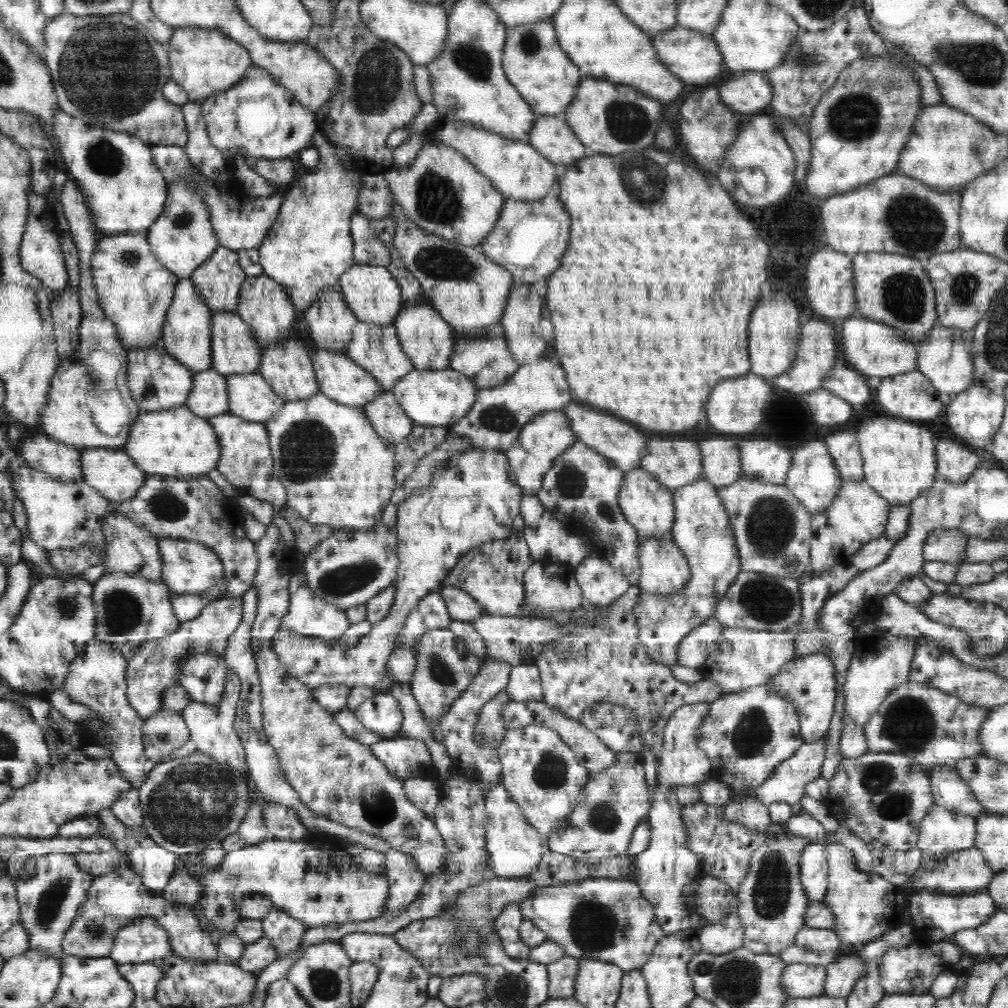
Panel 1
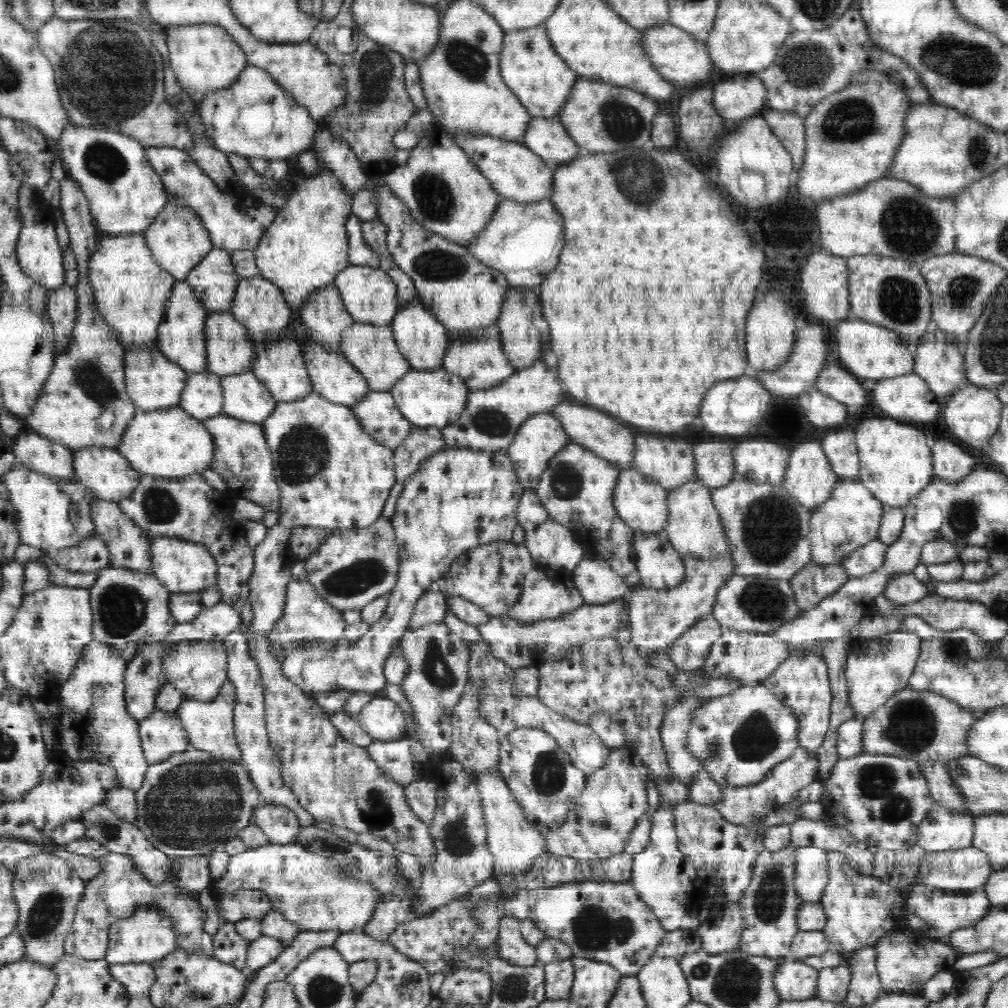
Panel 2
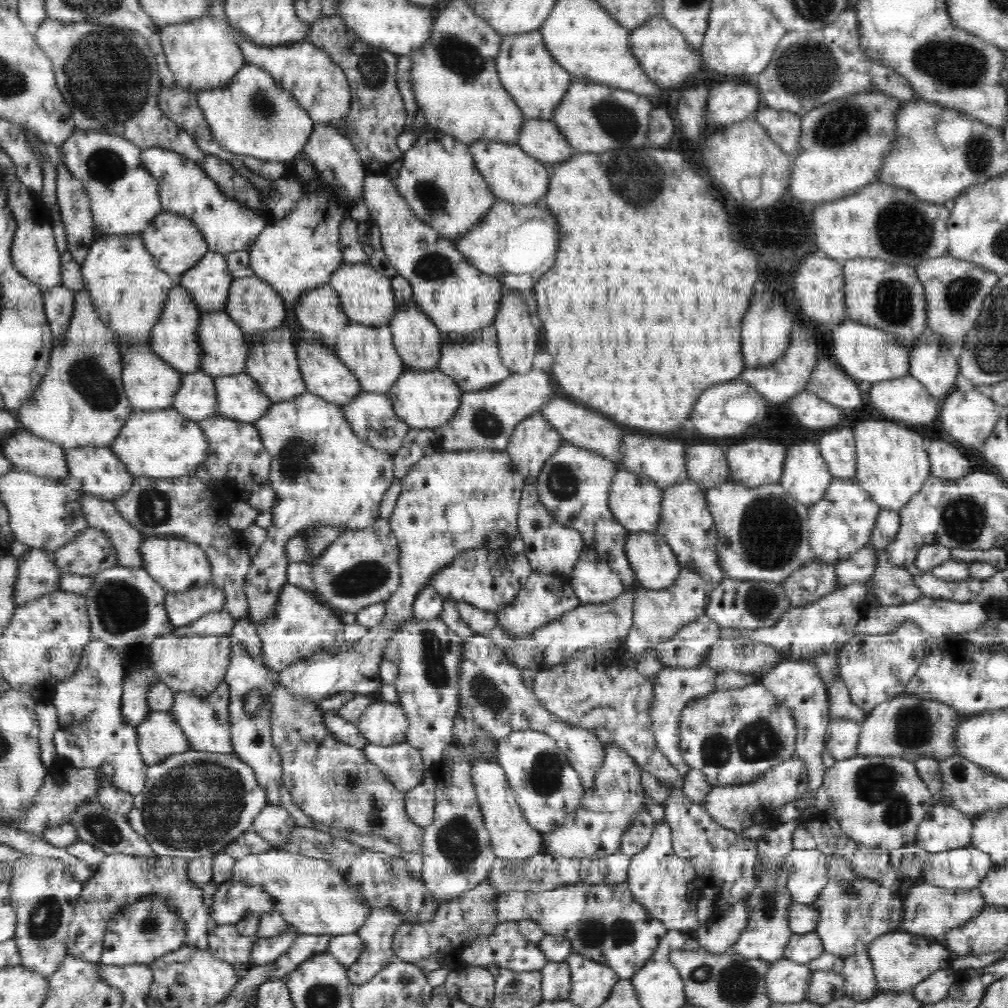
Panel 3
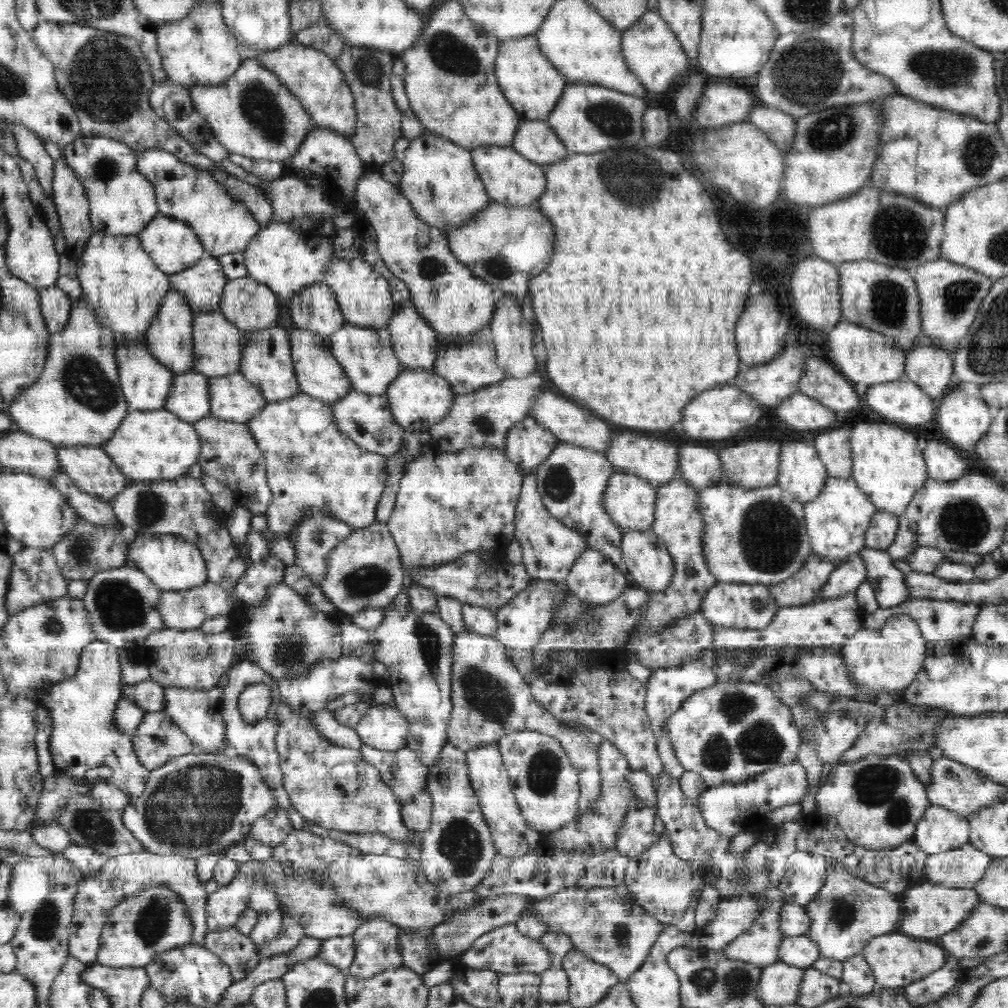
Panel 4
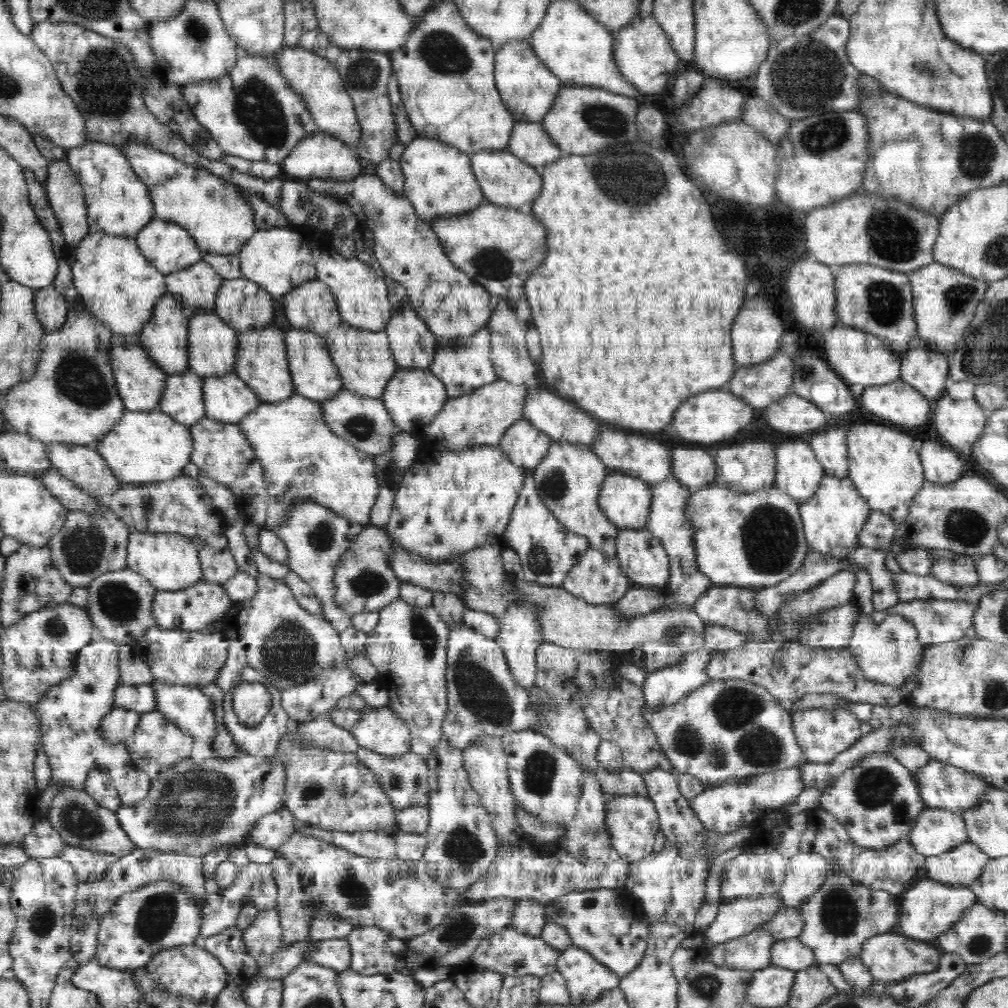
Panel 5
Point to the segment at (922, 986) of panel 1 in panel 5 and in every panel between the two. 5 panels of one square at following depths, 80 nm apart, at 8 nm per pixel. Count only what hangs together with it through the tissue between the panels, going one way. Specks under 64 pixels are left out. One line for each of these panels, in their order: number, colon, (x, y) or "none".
2: (904, 963)
3: (900, 960)
4: (896, 959)
5: (890, 958)

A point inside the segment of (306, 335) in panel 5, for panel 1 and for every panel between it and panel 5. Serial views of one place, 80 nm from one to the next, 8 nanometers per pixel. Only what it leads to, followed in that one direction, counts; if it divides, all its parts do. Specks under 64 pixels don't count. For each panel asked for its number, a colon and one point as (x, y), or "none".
1: (340, 378)
2: (331, 375)
3: (324, 374)
4: (319, 374)

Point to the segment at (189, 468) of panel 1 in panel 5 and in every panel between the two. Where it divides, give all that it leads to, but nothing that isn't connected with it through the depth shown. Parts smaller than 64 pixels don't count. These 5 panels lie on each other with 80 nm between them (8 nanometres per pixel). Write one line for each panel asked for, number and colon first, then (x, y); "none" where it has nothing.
2: (169, 443)
3: (161, 444)
4: (155, 445)
5: (144, 446)

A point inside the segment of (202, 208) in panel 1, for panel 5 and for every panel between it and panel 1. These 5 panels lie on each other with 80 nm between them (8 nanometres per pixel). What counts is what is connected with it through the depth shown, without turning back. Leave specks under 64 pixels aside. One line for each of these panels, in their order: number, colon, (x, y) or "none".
2: (178, 241)
3: (176, 243)
4: (173, 245)
5: (169, 247)

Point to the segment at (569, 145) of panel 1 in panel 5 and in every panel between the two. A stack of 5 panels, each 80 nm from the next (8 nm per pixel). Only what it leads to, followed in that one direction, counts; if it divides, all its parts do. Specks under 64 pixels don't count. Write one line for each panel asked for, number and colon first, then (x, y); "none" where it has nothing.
2: (547, 137)
3: (541, 139)
4: (534, 139)
5: (529, 141)

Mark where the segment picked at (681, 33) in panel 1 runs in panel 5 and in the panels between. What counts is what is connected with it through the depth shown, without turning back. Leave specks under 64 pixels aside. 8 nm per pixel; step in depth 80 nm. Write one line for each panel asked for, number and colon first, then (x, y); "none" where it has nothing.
2: (678, 57)
3: (662, 51)
4: (651, 50)
5: (643, 54)

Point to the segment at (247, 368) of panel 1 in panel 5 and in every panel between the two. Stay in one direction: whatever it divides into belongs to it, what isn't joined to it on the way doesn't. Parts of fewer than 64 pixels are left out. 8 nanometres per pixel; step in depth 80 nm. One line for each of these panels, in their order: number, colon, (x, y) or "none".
2: (229, 349)
3: (224, 347)
4: (217, 347)
5: (212, 345)

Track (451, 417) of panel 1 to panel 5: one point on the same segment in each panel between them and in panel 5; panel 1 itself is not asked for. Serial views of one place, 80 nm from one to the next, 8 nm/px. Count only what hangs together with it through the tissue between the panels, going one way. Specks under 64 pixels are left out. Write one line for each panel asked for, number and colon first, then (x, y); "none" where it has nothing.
2: (433, 397)
3: (427, 399)
4: (418, 398)
5: (413, 397)

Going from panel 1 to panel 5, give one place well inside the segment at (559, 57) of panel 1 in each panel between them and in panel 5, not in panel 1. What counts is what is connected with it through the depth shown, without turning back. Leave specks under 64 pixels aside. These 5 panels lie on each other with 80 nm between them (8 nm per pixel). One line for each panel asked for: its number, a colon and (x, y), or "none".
2: (529, 66)
3: (527, 71)
4: (529, 81)
5: (528, 88)

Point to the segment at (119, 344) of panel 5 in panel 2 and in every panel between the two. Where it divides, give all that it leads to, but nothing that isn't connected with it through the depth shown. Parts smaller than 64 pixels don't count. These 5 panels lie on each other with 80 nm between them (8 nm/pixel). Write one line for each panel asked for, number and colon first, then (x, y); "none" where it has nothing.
2: (155, 384)
3: (150, 383)
4: (145, 383)

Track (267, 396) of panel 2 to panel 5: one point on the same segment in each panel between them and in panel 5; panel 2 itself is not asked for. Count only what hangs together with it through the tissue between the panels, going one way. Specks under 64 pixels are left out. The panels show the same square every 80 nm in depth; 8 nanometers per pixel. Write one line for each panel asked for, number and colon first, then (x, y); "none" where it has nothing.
3: (239, 397)
4: (232, 397)
5: (227, 398)

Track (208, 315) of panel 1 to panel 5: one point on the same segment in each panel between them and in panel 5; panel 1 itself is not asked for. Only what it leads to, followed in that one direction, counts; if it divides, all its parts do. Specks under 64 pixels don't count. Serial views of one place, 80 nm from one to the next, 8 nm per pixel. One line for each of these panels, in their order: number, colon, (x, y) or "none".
2: (181, 339)
3: (174, 338)
4: (169, 338)
5: (164, 337)

